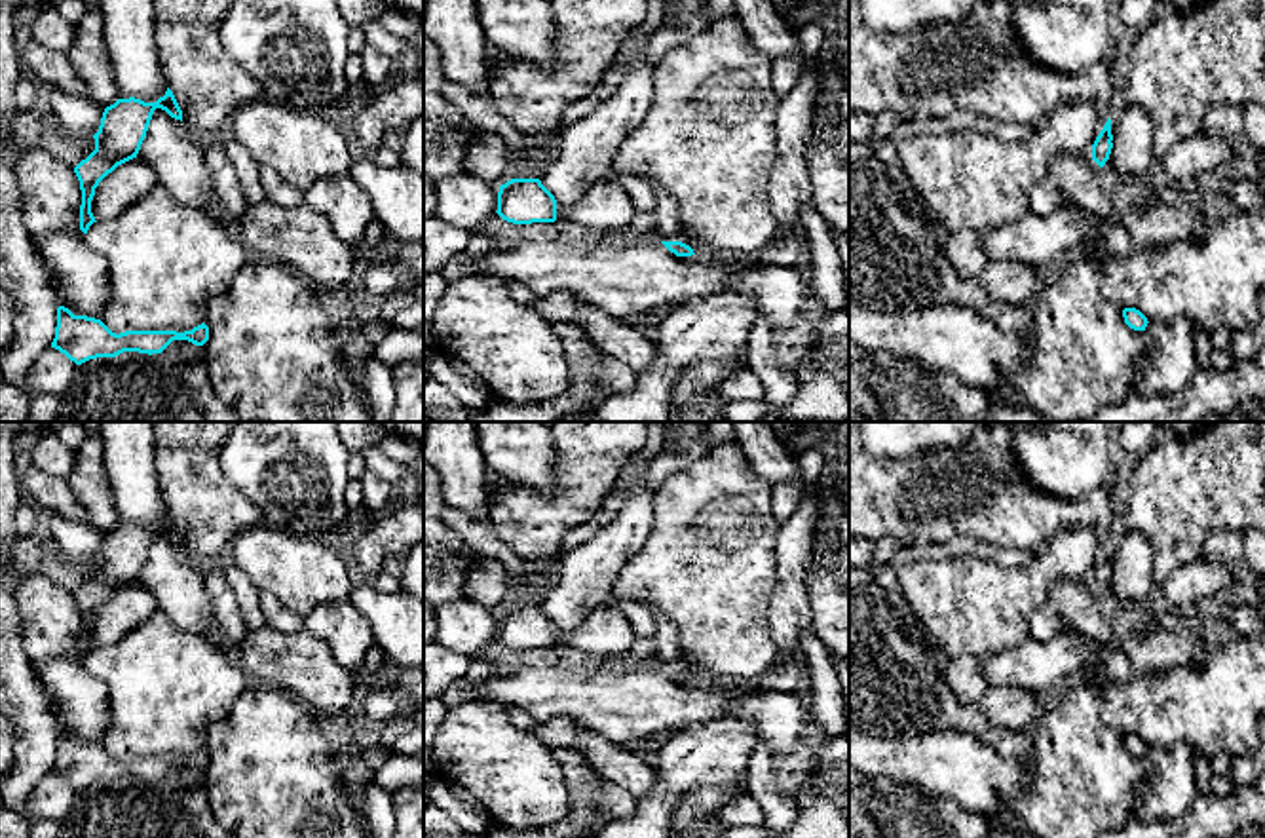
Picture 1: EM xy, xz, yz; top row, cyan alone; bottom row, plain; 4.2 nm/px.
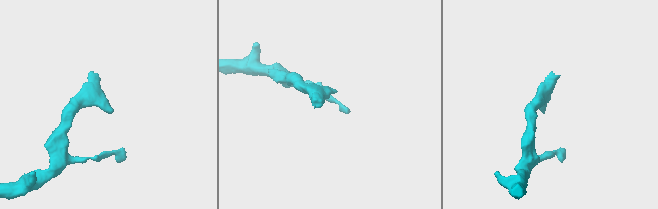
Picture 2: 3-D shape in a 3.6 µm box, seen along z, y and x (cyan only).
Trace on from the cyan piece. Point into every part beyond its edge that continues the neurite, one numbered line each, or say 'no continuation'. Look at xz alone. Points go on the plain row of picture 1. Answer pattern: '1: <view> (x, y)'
no continuation

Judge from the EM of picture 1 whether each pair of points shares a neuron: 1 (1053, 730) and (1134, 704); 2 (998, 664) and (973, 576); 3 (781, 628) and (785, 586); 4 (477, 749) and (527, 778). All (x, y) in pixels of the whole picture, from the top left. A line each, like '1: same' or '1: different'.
1: different
2: different
3: same
4: same

